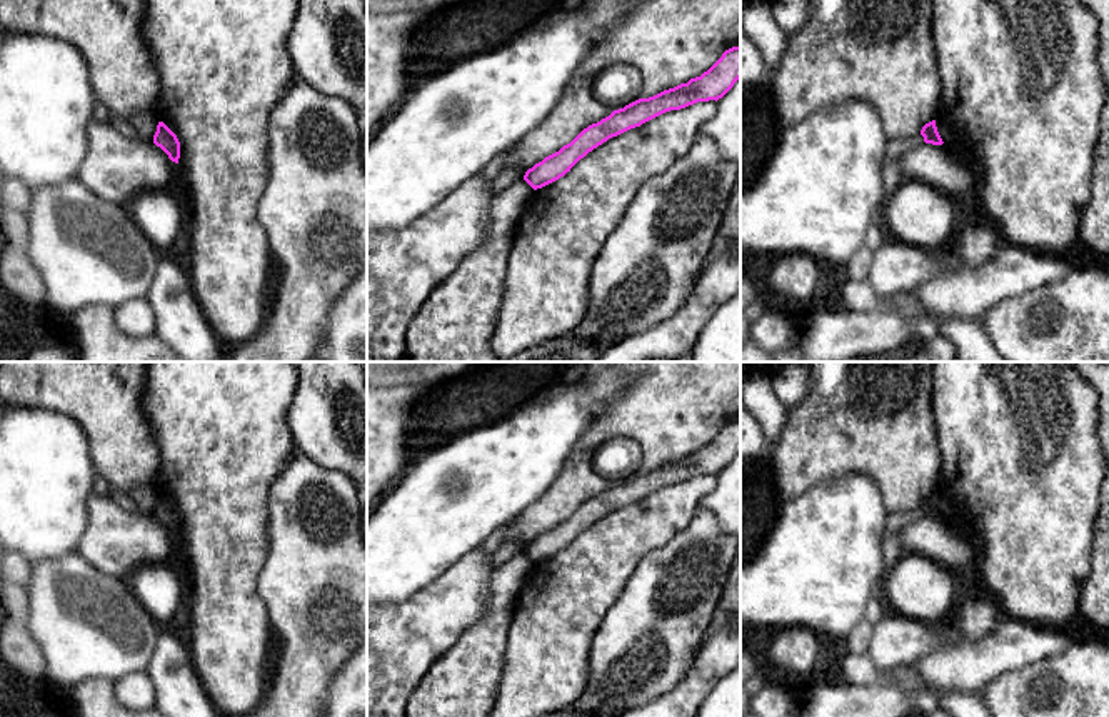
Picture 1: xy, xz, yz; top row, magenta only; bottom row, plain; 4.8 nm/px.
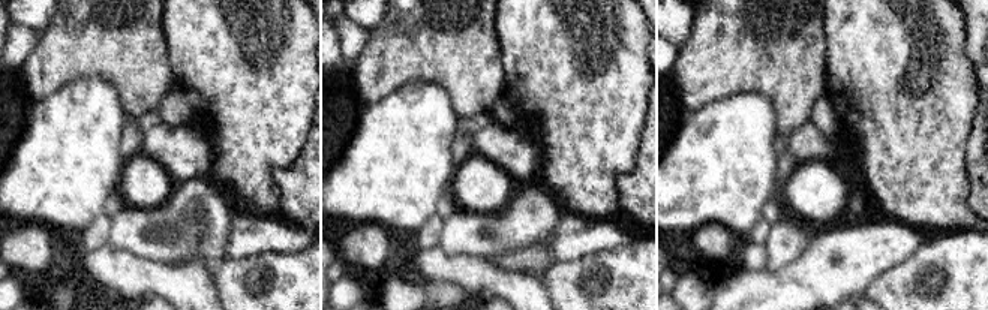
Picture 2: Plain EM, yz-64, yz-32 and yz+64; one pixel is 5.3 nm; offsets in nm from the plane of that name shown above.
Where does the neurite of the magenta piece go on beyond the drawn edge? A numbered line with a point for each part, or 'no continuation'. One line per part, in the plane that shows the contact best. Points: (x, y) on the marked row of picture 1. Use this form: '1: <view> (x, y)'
no continuation

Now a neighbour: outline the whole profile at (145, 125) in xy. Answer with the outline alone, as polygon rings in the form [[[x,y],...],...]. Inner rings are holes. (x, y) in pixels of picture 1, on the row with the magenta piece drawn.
[[[137,113],[128,117],[128,122],[135,128],[138,140],[153,142],[153,135],[157,132],[157,118],[150,113]]]

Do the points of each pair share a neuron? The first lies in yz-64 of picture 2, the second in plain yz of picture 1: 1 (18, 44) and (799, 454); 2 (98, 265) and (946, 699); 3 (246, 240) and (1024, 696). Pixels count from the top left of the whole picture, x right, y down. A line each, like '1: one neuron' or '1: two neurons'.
1: two neurons
2: one neuron
3: two neurons

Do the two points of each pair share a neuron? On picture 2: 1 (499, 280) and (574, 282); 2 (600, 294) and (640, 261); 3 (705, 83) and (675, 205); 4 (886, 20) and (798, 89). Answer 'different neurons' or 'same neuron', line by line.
1: different neurons
2: same neuron
3: different neurons
4: different neurons

